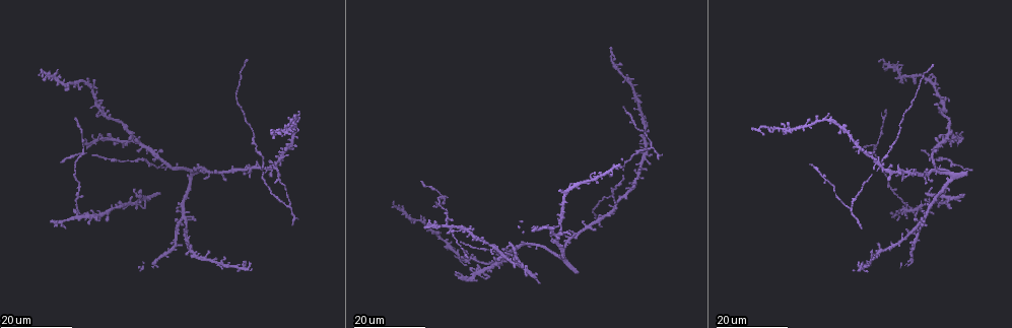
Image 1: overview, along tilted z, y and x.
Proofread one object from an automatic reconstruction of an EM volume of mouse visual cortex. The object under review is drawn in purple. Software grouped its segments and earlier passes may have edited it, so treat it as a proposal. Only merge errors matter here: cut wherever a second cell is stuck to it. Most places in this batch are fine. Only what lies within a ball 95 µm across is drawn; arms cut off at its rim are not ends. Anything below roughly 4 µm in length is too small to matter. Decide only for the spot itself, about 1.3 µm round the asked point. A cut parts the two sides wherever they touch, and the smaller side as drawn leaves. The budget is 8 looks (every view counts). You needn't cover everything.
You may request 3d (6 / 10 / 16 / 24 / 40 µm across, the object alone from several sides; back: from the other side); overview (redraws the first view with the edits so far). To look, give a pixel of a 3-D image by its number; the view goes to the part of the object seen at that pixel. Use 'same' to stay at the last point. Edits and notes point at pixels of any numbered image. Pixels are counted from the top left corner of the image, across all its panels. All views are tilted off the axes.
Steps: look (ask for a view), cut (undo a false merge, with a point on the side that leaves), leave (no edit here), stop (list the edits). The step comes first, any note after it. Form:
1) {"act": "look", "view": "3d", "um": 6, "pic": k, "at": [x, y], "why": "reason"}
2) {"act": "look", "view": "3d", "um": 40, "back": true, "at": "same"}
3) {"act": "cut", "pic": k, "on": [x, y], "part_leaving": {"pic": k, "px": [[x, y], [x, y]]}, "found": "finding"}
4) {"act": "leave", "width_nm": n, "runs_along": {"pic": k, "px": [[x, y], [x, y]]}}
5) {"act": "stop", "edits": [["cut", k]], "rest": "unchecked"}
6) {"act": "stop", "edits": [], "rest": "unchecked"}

{"act": "look", "view": "3d", "um": 16, "pic": 1, "at": [444, 199], "why": "three-way junction"}

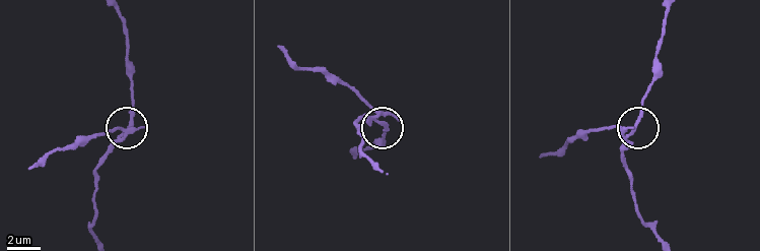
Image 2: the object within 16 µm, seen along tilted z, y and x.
{"act": "look", "view": "3d", "um": 10, "pic": 2, "at": [385, 120]}

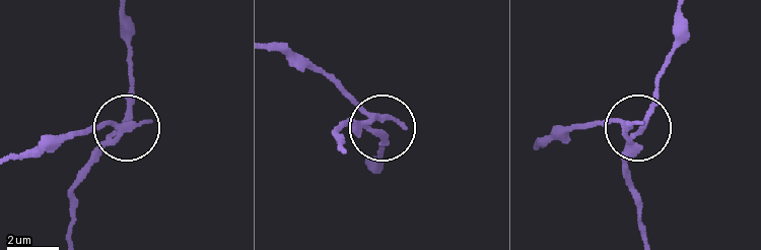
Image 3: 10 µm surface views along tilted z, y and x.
{"act": "look", "view": "3d", "um": 6, "pic": 3, "at": [640, 126]}

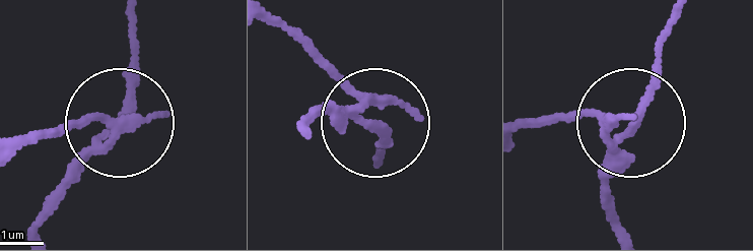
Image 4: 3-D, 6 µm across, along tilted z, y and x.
{"act": "cut", "pic": 4, "on": [316, 56], "width_nm": 220, "part_leaving": {"pic": 4, "px": [[357, 105], [266, 20]]}, "found": "two cells meet here"}

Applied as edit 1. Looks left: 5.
{"act": "look", "view": "overview"}

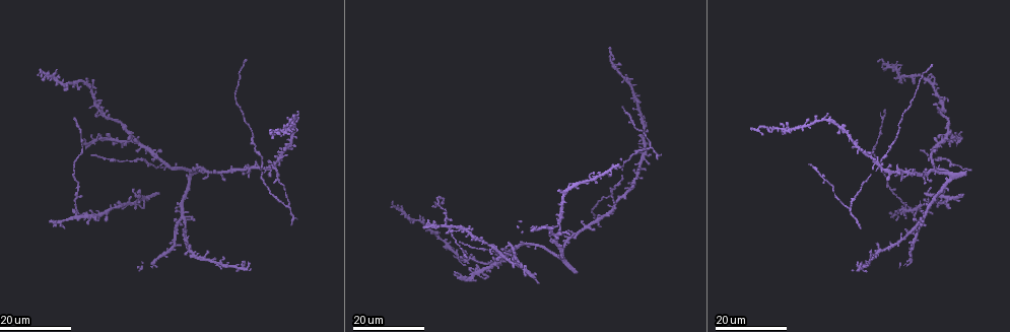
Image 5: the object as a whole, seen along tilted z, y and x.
{"act": "look", "view": "3d", "um": 16, "pic": 5, "at": [78, 196], "why": "three arms meet"}

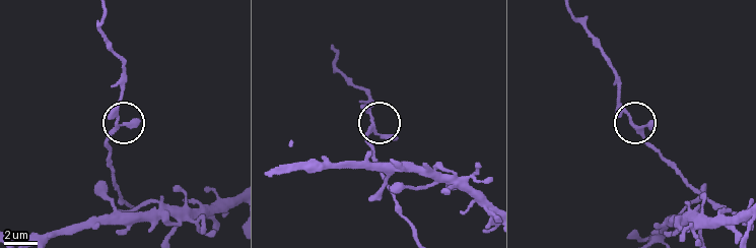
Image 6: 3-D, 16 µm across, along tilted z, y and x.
{"act": "look", "view": "3d", "um": 10, "pic": 6, "at": [374, 118]}

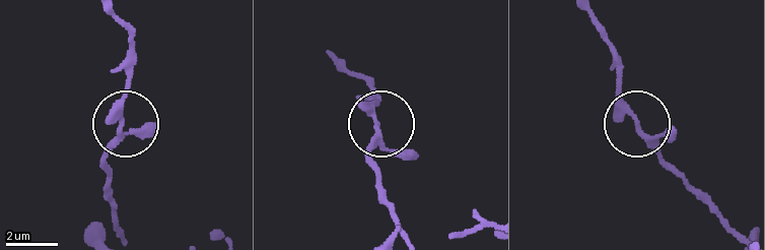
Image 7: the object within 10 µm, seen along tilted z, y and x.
{"act": "look", "view": "3d", "um": 6, "pic": 7, "at": [123, 121], "why": "closer look"}

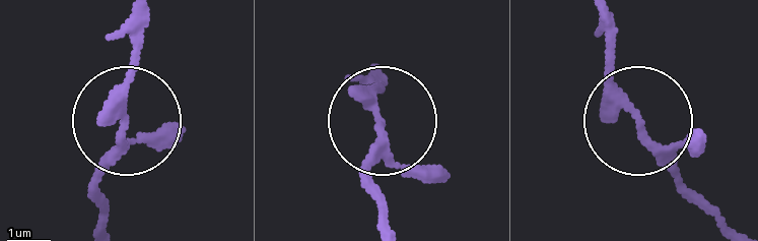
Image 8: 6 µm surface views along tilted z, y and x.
{"act": "leave", "width_nm": 180, "runs_along": {"pic": 8, "px": [[106, 223], [97, 171], [126, 109], [129, 26]]}, "found": "continuous, no second cell"}

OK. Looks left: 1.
{"act": "stop", "edits": [["cut", 4]], "rest": "unchecked"}

